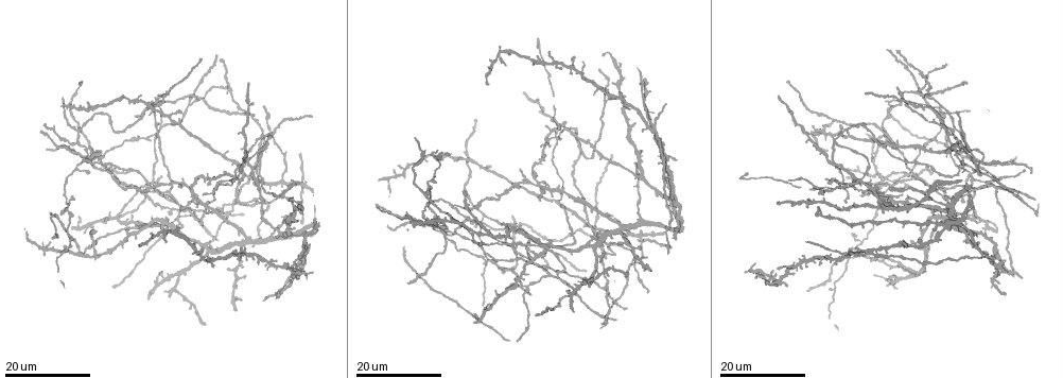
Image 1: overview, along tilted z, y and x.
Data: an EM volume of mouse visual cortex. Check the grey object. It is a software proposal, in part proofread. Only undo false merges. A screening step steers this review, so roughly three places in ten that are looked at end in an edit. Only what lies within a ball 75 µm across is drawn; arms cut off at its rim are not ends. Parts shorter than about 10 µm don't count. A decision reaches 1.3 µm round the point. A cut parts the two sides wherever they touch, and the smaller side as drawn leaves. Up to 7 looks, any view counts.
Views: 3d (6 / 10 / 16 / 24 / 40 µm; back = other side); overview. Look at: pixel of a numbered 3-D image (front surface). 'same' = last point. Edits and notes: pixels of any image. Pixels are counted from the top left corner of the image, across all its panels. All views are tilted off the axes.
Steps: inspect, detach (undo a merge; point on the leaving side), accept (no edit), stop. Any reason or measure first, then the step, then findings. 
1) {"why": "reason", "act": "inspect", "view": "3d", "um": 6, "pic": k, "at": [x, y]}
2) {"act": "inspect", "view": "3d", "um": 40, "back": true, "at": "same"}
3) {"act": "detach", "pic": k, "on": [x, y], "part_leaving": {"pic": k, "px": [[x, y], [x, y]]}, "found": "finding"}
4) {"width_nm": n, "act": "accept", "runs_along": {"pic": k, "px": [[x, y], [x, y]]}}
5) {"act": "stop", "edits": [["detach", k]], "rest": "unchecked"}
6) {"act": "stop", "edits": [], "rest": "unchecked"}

{"why": "side arm on a straight run", "act": "inspect", "view": "3d", "um": 24, "pic": 1, "at": [161, 127]}

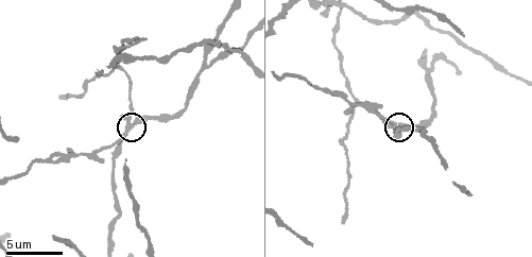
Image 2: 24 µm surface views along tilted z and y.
{"act": "inspect", "view": "3d", "um": 10, "pic": 2, "at": [394, 125]}

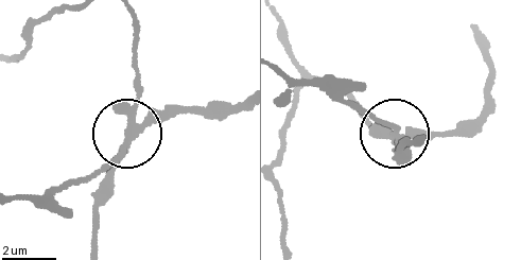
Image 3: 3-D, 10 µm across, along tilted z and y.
{"side_arm_um": 28, "act": "detach", "pic": 3, "on": [388, 125], "part_leaving": {"pic": 3, "px": [[134, 131], [91, 174], [15, 195]]}, "found": "two neurons meet here"}

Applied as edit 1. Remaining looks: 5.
{"why": "looks like a crossing", "act": "inspect", "view": "3d", "um": 24, "pic": 1, "at": [594, 148]}

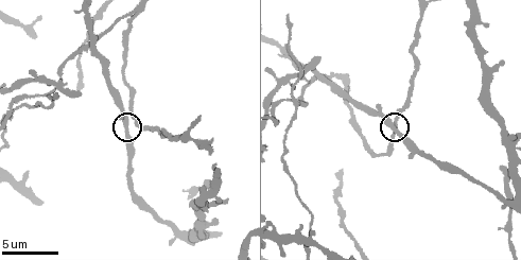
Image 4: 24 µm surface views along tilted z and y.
{"why": "closer look", "act": "inspect", "view": "3d", "um": 6, "pic": 4, "at": [124, 122]}

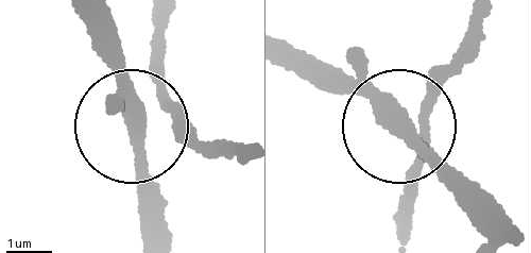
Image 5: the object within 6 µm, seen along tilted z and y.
{"width_nm": 300, "act": "accept", "runs_along": {"pic": 5, "px": [[295, 53], [400, 122], [477, 50]]}, "found": "one neuron here"}

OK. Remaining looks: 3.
{"act": "inspect", "view": "3d", "um": 24, "pic": 1, "at": [89, 157]}

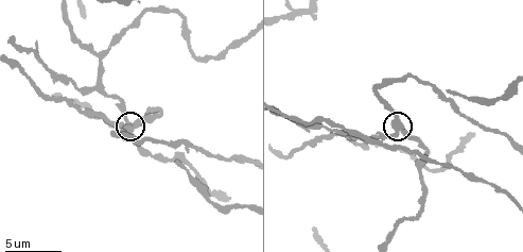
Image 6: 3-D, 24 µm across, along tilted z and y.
{"why": "zoom in", "act": "inspect", "view": "3d", "um": 6, "pic": 6, "at": [397, 131]}

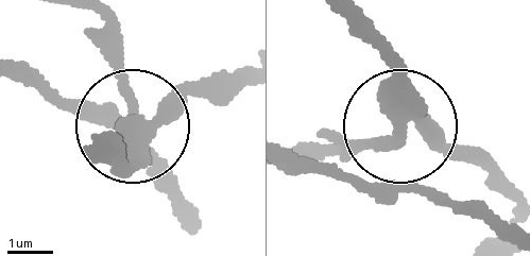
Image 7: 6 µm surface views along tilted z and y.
{"side_arm_um": 51, "act": "accept", "runs_along": {"pic": 7, "px": [[357, 19], [389, 69], [399, 123], [436, 124], [482, 149]]}, "found": "all the same neuron"}

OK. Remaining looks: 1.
{"act": "stop", "edits": [["detach", 3]], "rest": "unchecked"}

